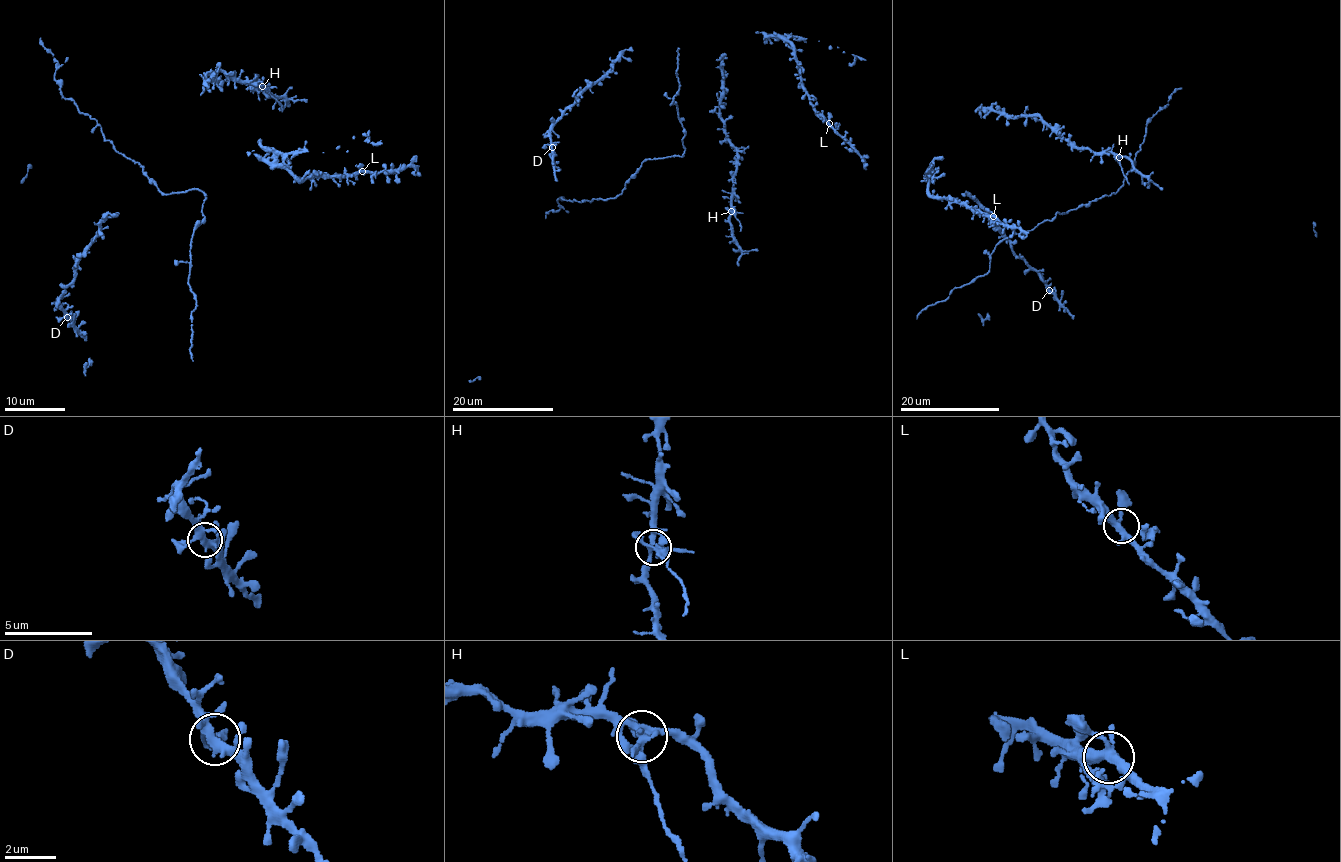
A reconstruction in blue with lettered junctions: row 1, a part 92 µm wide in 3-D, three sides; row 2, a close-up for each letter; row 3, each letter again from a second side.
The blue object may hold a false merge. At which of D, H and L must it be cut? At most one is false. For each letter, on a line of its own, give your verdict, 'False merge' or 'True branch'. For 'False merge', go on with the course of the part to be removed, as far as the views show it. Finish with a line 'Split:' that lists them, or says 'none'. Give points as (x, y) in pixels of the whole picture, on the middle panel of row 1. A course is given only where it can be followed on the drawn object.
D: True branch
H: False merge. Course of the part to remove: (731, 212), (740, 224), (739, 231)
L: True branch
Split: H

